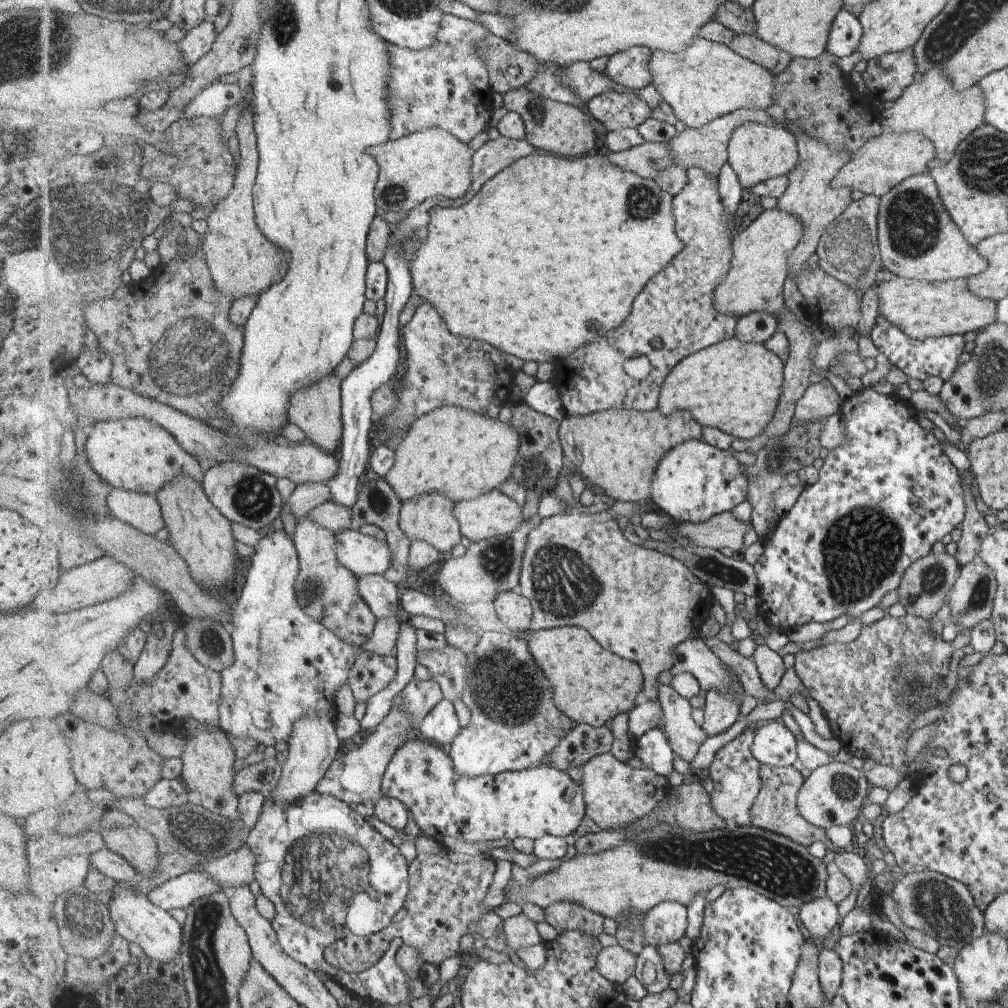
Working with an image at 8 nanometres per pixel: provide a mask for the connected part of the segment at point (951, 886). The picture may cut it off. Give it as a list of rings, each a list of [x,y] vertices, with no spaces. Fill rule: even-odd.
[[[935,871],[908,873],[891,890],[896,913],[909,928],[922,930],[941,946],[959,952],[968,942],[984,933],[984,916],[972,902],[969,889],[959,881]]]

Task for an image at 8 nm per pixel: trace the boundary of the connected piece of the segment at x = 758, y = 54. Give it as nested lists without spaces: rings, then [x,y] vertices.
[[[737,35],[730,47],[741,56],[767,67],[775,75],[785,72],[793,55],[757,35]]]

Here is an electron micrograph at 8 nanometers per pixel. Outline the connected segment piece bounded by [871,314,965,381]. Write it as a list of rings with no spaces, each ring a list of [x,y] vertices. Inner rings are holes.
[[[881,314],[872,328],[871,336],[890,364],[899,368],[903,374],[913,380],[921,381],[927,379],[928,376],[938,376],[942,381],[947,380],[957,367],[961,367],[961,353],[965,352],[965,336],[945,335],[920,341],[906,335],[900,328],[889,323],[885,315]]]

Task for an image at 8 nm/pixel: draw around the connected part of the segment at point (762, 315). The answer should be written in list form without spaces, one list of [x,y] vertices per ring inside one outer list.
[[[755,311],[740,318],[735,336],[746,343],[765,344],[779,332],[779,318],[769,311]]]

